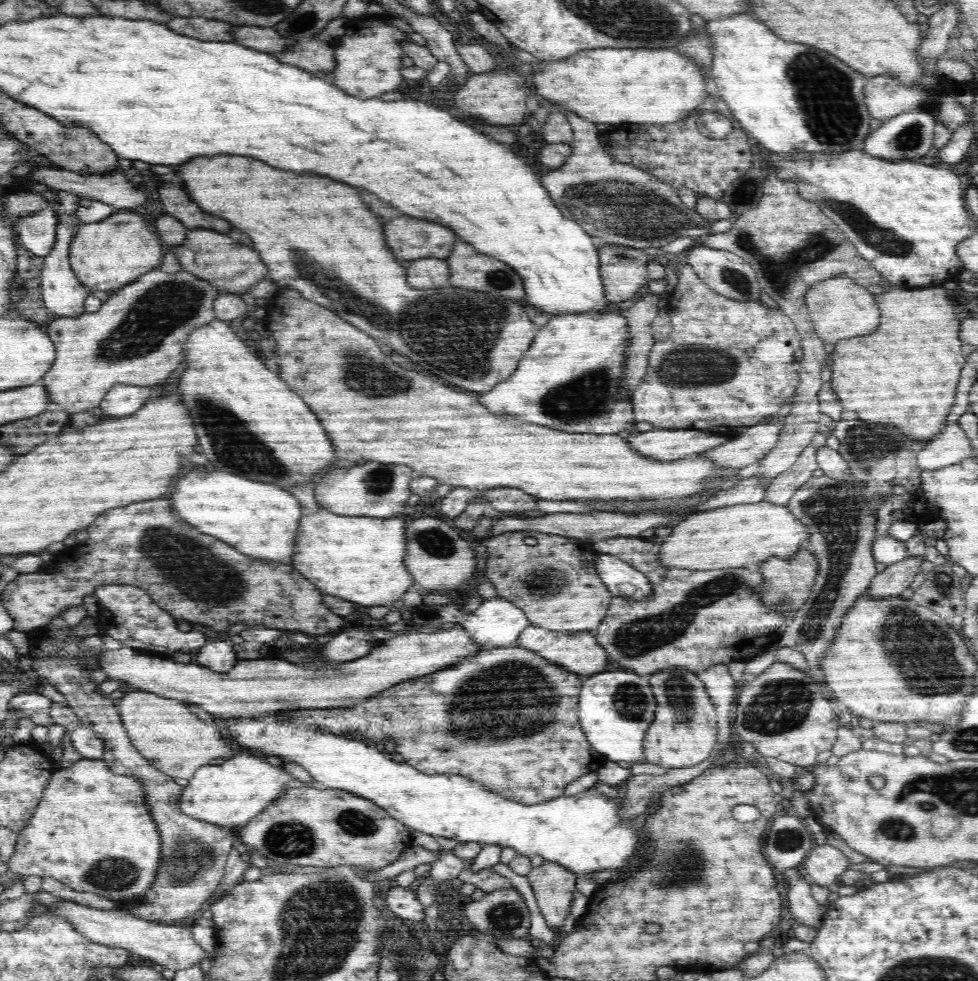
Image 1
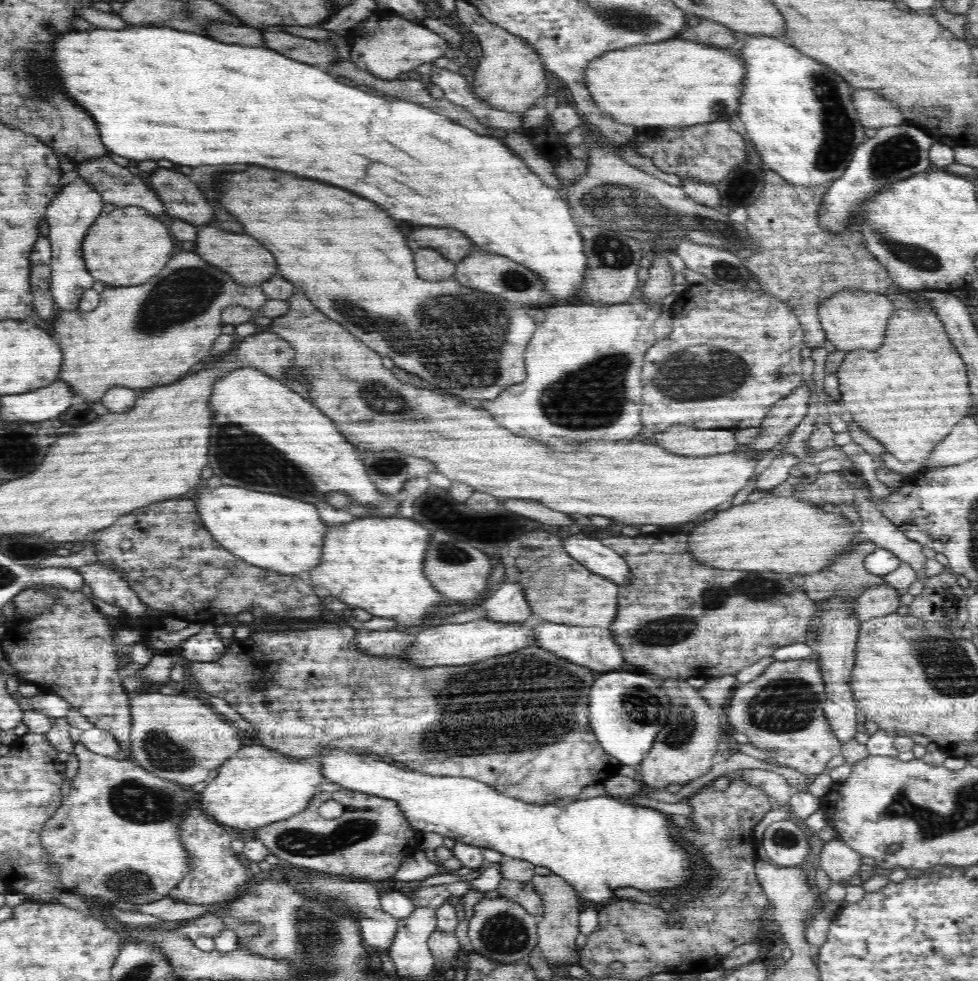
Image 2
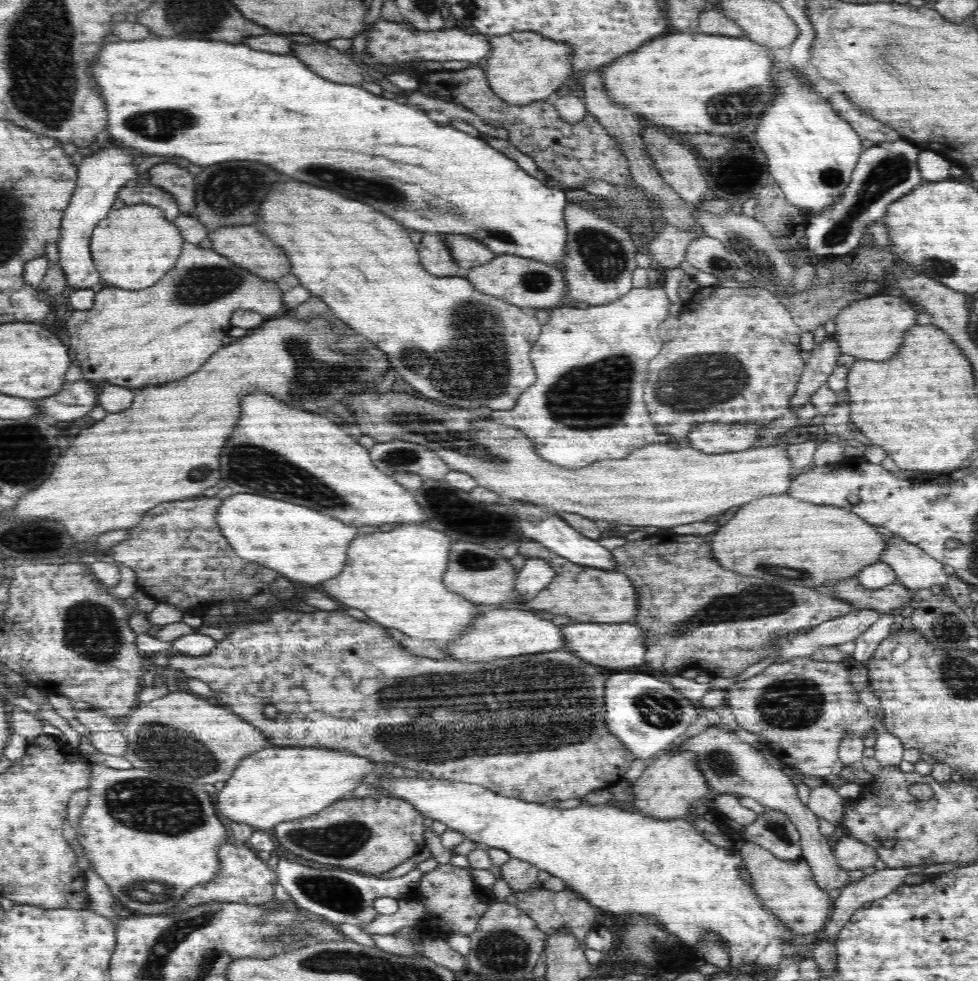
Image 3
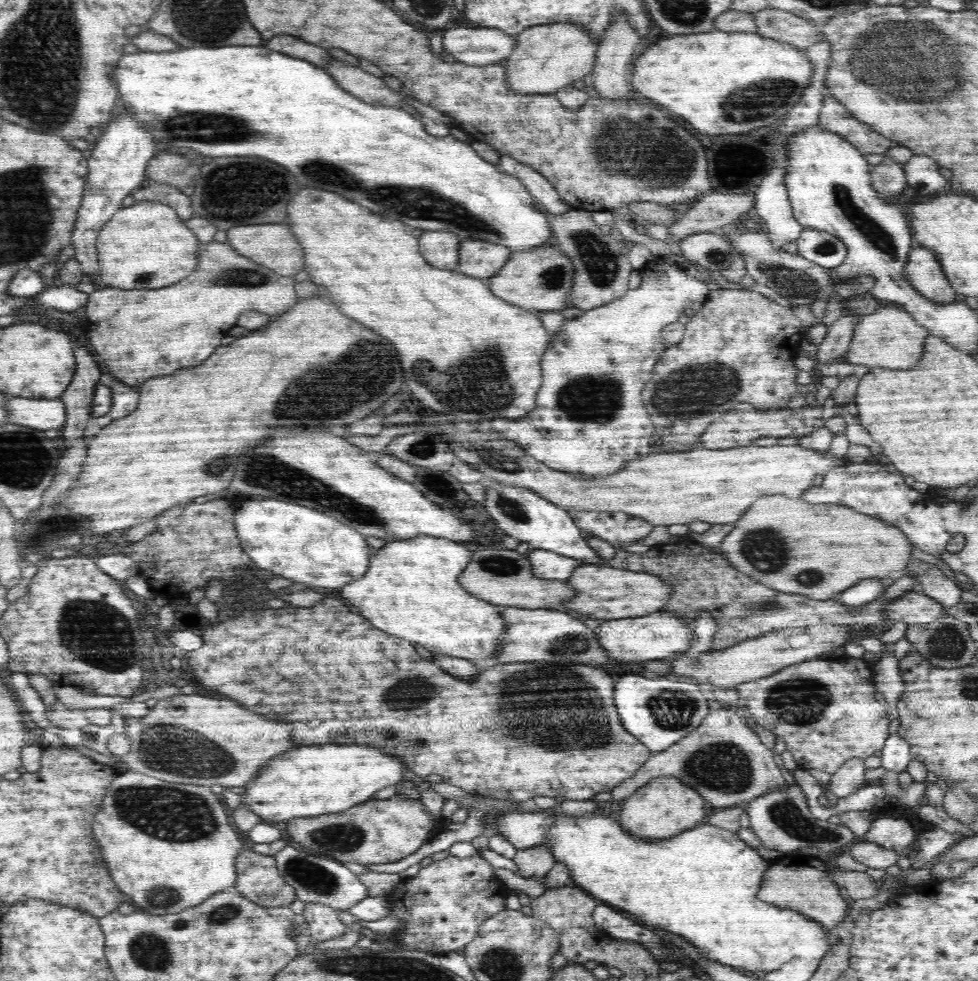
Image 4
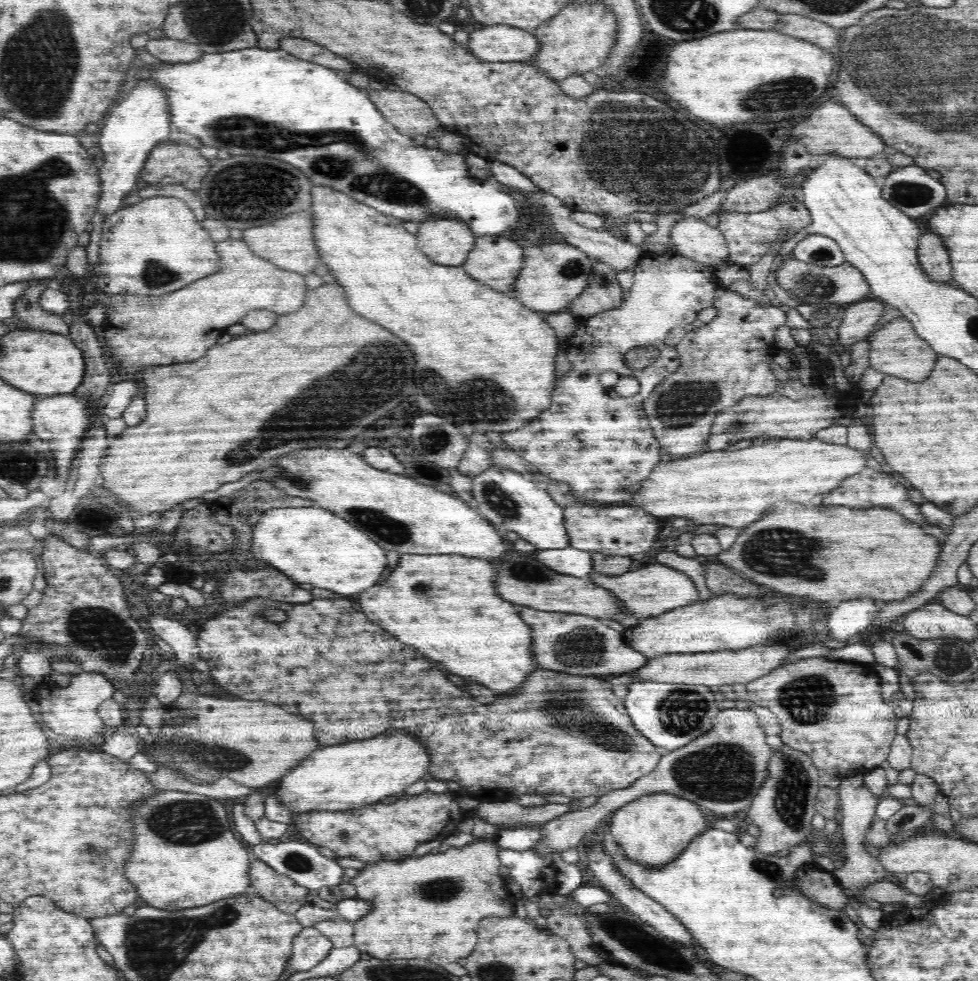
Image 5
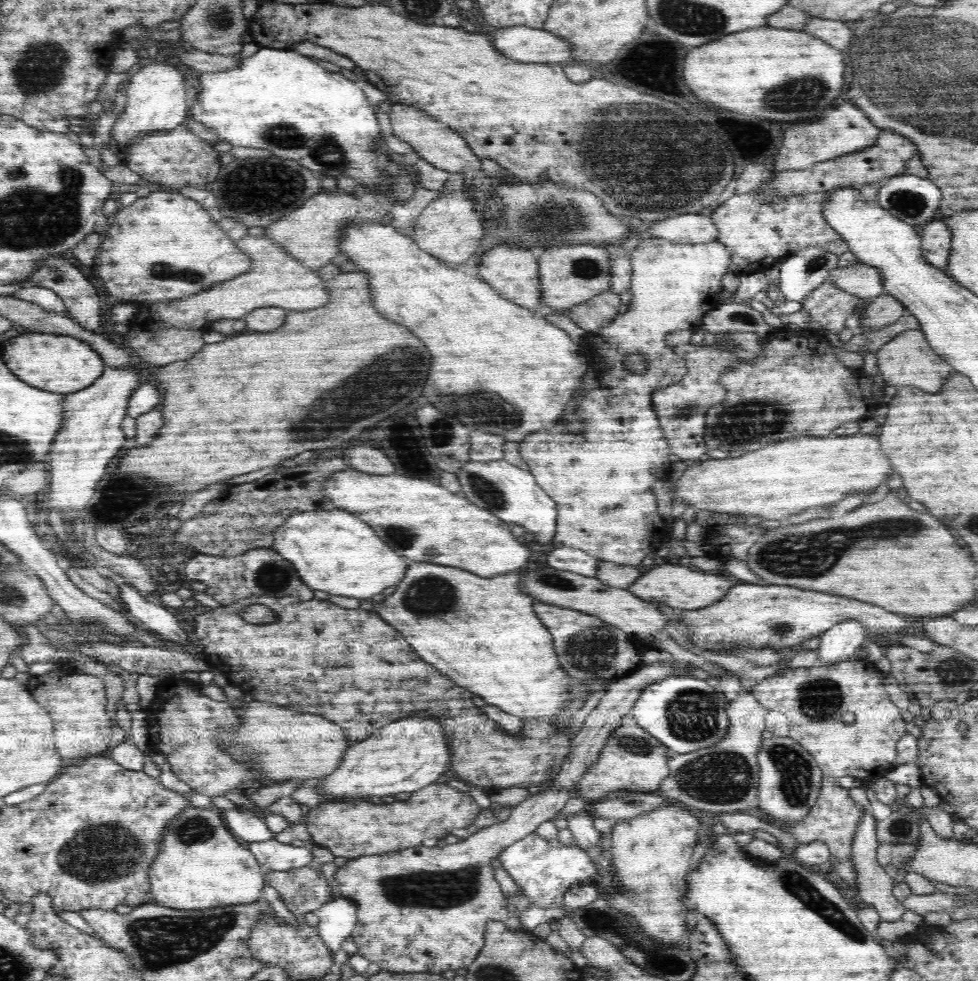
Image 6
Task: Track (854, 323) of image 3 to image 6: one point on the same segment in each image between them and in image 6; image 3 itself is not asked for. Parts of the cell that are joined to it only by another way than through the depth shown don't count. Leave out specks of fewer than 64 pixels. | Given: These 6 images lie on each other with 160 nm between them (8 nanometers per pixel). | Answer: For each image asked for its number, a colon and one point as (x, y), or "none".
4: (890, 338)
5: (896, 350)
6: (907, 360)

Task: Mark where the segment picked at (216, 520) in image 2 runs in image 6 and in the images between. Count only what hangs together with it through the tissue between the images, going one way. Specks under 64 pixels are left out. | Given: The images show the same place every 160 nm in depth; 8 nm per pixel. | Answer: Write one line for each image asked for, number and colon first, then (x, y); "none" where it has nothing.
3: (304, 545)
4: (298, 543)
5: (312, 546)
6: (333, 551)

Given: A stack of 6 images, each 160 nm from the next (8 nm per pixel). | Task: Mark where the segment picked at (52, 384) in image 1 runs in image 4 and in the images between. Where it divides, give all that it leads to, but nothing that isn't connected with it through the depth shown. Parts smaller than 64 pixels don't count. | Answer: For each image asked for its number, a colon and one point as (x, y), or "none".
2: (118, 338)
3: (123, 324)
4: (163, 330)

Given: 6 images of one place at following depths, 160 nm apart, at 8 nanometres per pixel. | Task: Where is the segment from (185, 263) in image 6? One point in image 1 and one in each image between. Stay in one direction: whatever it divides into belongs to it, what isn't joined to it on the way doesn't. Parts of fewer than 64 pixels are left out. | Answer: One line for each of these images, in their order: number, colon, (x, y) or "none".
1: (108, 254)
2: (127, 246)
3: (134, 246)
4: (146, 244)
5: (153, 248)

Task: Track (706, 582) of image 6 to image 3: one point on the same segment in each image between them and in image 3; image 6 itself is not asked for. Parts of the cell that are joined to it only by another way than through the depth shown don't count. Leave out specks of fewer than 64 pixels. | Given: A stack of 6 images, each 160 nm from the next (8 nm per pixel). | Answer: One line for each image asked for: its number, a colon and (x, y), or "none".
3: (589, 595)
4: (601, 591)
5: (648, 590)

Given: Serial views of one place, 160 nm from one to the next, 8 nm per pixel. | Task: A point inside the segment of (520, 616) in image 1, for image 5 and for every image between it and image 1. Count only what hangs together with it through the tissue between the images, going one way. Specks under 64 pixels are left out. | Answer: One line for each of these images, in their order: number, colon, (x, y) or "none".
2: (507, 604)
3: (535, 574)
4: (548, 565)
5: (570, 561)

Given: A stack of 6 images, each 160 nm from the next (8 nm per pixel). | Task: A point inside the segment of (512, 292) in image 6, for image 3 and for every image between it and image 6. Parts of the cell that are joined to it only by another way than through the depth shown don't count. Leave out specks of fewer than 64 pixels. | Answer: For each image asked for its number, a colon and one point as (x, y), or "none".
3: (467, 253)
4: (477, 258)
5: (494, 260)

